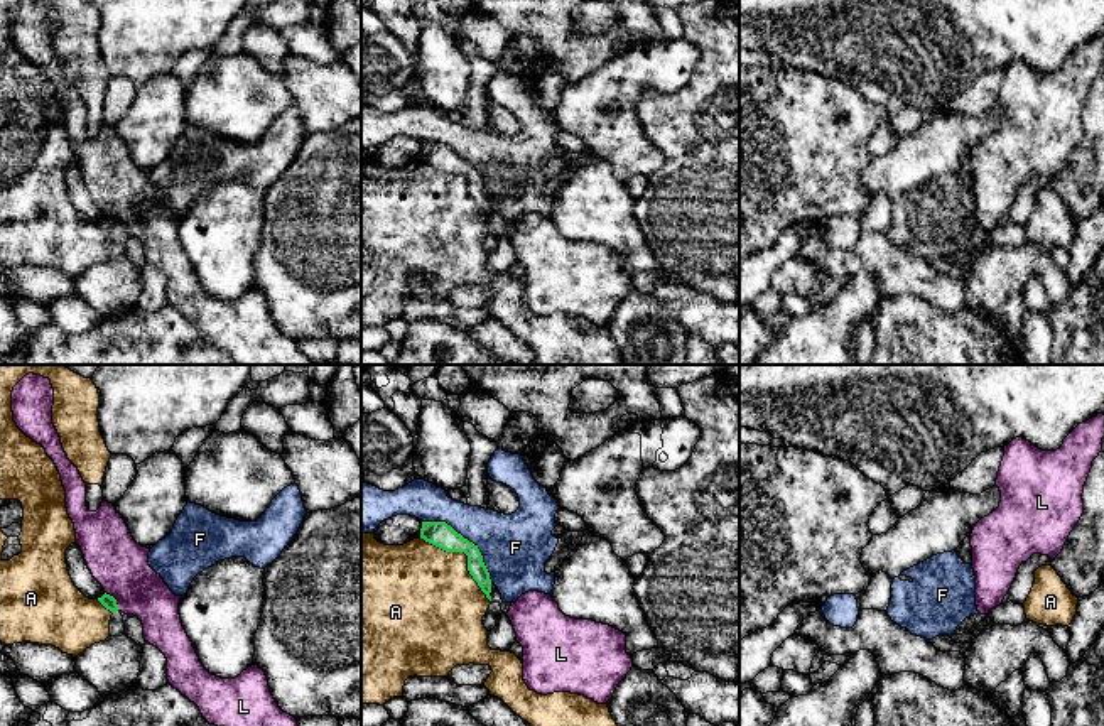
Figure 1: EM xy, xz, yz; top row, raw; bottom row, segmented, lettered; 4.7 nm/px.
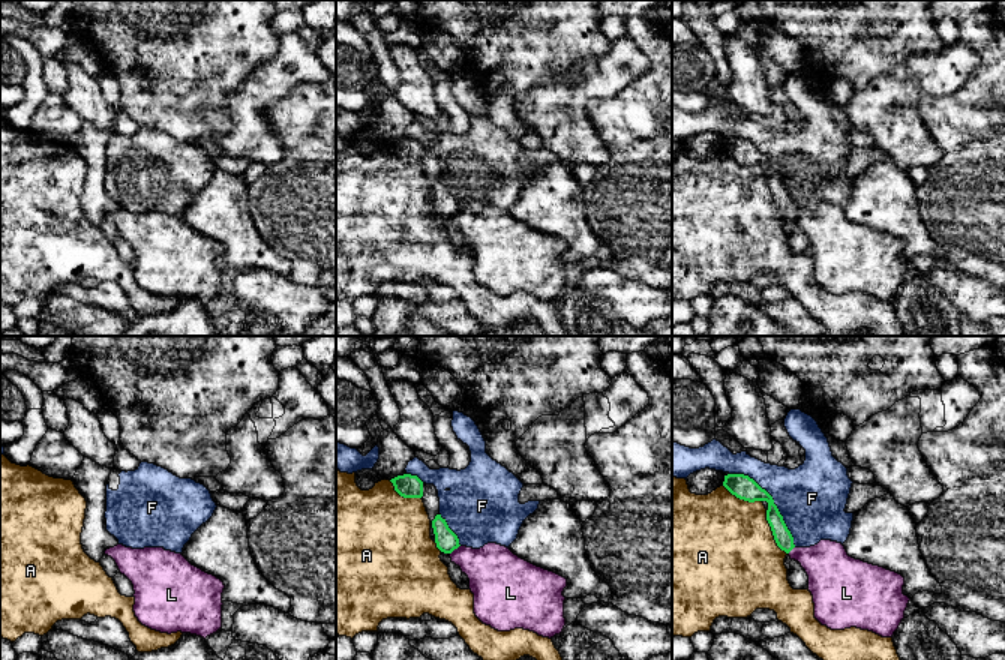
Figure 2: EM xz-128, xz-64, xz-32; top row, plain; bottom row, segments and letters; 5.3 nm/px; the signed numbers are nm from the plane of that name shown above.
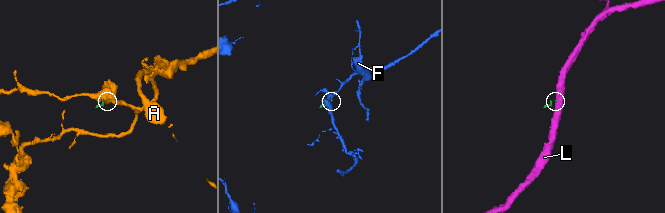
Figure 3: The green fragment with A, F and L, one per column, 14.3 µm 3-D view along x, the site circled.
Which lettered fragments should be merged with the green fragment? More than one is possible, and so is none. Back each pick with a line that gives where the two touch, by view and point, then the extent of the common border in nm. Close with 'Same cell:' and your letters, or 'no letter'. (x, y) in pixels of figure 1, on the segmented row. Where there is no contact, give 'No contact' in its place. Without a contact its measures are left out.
Same cell: no letter

